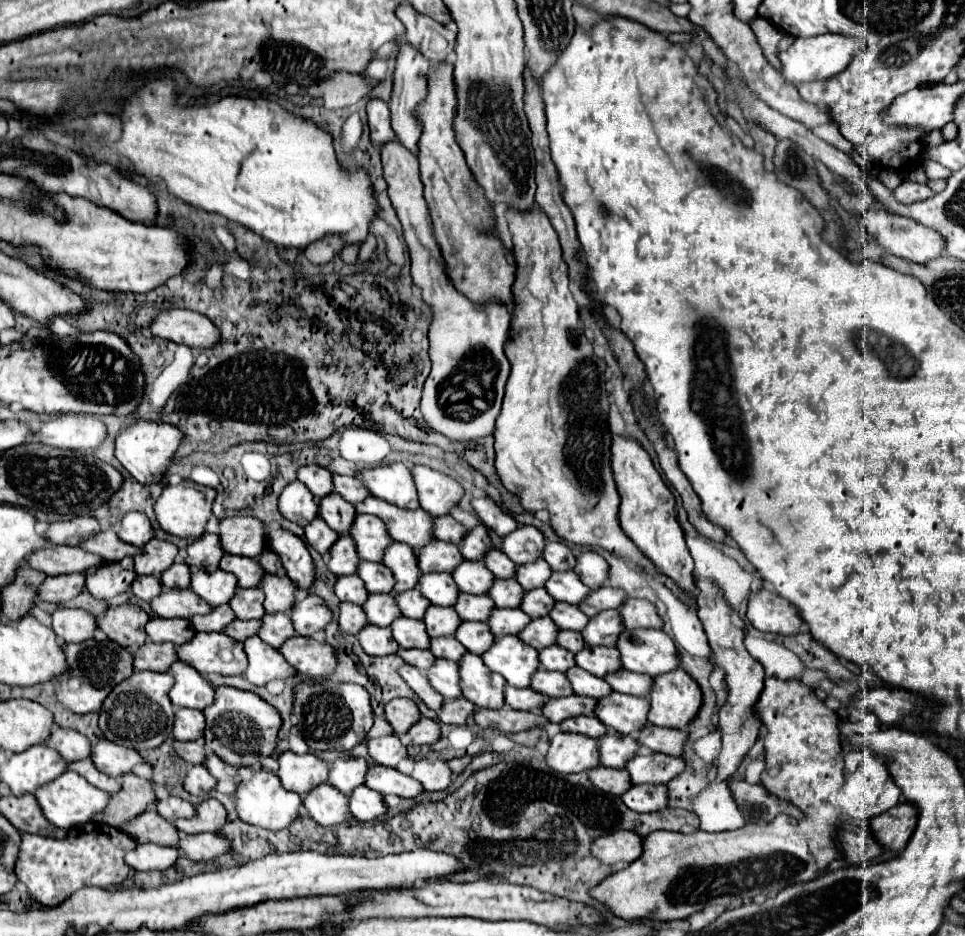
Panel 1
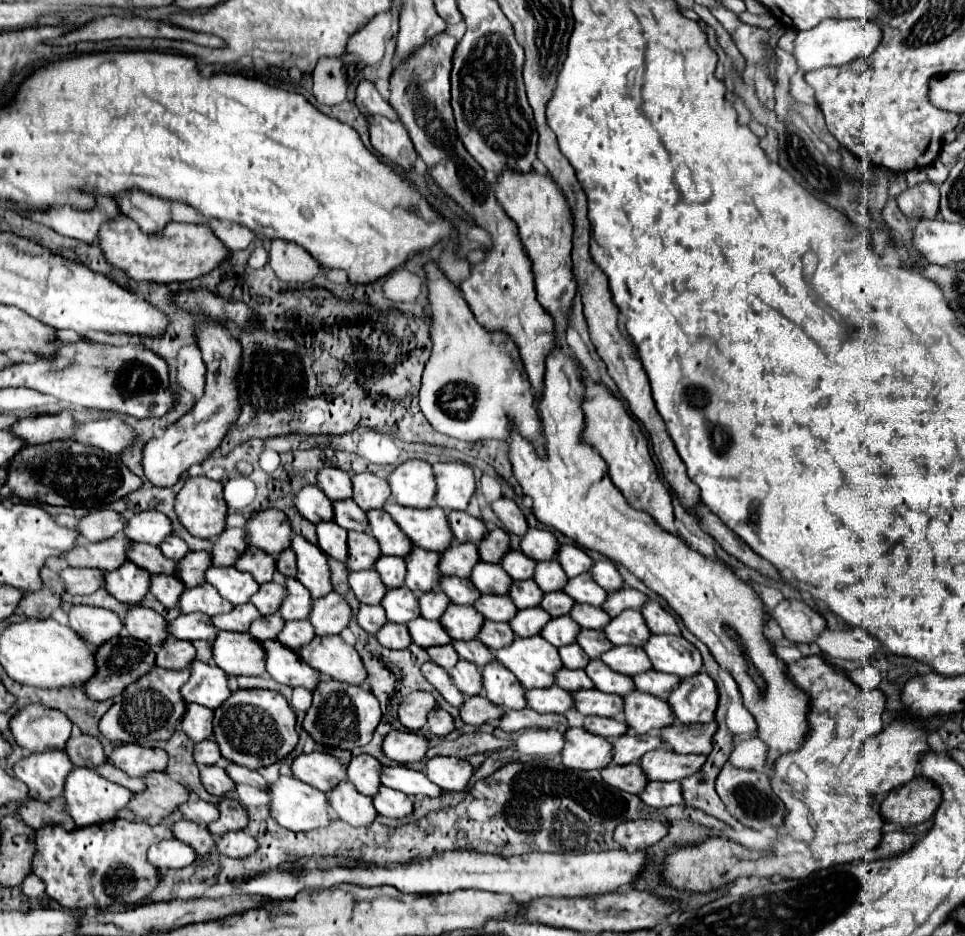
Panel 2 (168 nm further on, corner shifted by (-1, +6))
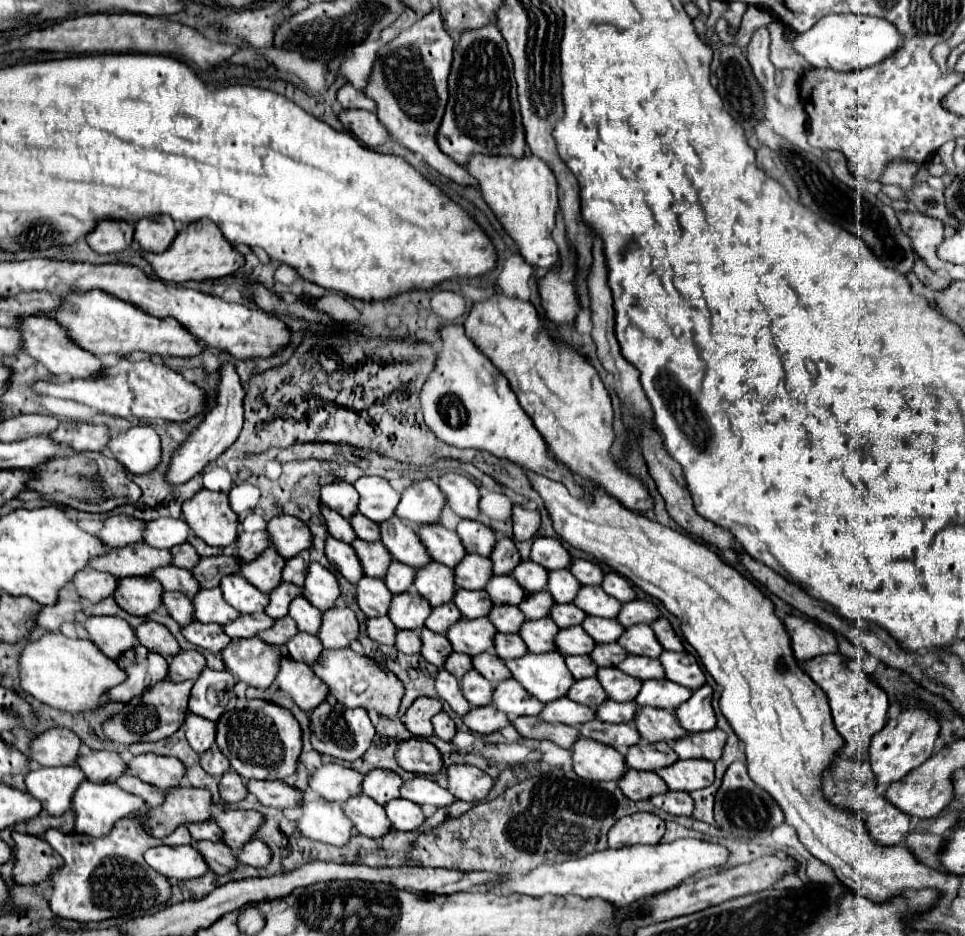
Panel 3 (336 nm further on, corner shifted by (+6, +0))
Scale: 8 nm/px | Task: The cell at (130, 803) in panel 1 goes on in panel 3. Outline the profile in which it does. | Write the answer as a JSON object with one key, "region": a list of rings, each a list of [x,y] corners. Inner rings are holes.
{"region":[[[174,788],[166,792],[166,802],[160,808],[150,808],[144,814],[148,832],[164,838],[178,826],[212,820],[212,794],[202,788]]]}

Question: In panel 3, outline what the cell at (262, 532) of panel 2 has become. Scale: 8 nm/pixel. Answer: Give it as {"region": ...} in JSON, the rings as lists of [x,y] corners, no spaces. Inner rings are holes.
{"region":[[[276,516],[266,526],[272,546],[290,560],[292,556],[300,554],[302,550],[312,548],[312,534],[306,522],[298,520],[296,516]]]}

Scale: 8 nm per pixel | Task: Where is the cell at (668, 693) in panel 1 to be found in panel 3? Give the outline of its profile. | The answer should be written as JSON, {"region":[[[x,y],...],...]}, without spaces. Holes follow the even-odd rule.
{"region":[[[704,684],[702,688],[694,690],[692,696],[678,706],[676,718],[688,732],[712,730],[716,726],[712,710],[712,688]]]}

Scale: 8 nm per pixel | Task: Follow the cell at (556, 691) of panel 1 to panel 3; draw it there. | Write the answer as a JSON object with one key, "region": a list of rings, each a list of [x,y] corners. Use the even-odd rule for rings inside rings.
{"region":[[[584,678],[584,680],[574,682],[574,686],[568,692],[568,698],[578,702],[578,704],[592,706],[592,708],[596,708],[604,700],[608,700],[604,688],[600,688],[600,682],[596,678]]]}

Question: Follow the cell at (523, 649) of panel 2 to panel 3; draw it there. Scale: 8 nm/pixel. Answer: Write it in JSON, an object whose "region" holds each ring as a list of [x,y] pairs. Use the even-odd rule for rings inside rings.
{"region":[[[528,652],[522,658],[508,660],[506,666],[510,668],[512,676],[542,702],[552,702],[566,696],[568,688],[574,684],[574,678],[568,672],[564,656],[560,652]]]}

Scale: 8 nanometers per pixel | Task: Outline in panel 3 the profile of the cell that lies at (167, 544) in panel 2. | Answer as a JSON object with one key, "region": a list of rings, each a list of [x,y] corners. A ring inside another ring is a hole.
{"region":[[[180,544],[180,546],[176,546],[176,548],[172,548],[170,550],[172,552],[172,556],[174,556],[174,566],[178,566],[178,568],[186,568],[186,570],[192,570],[196,564],[198,564],[198,560],[200,560],[200,556],[196,554],[196,550],[194,550],[194,546],[192,544]]]}

